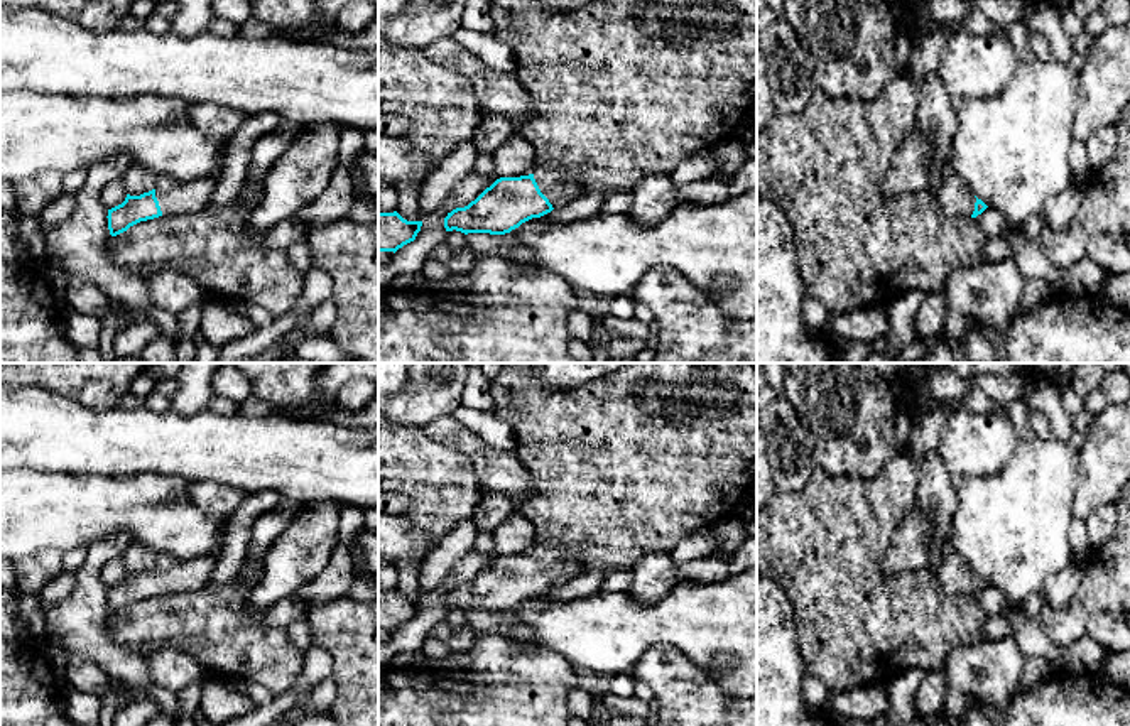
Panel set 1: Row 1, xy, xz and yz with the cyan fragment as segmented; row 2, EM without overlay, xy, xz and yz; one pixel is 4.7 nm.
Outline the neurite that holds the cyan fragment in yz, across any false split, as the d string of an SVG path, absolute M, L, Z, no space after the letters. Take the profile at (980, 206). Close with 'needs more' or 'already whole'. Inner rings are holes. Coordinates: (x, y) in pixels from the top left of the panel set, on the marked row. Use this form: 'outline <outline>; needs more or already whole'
outline M951 171L944 174L943 182L934 196L939 208L949 216L976 218L988 208L970 191L964 181Z; needs more

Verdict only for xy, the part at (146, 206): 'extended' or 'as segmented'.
extended

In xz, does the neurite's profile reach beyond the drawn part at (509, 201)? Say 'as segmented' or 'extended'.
extended

